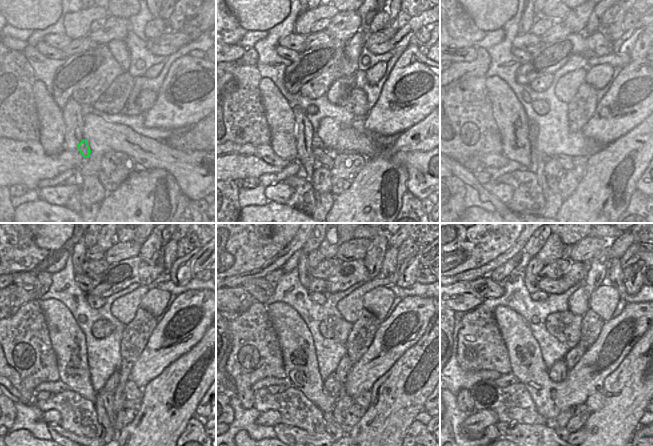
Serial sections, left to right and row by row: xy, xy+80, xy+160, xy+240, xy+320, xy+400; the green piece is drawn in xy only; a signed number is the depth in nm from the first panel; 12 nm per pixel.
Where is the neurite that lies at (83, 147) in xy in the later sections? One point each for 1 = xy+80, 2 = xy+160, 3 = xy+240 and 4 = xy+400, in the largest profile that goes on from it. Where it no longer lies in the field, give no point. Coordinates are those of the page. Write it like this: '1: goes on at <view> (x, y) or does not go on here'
1: goes on at xy+80 (322, 157)
2: goes on at xy+160 (566, 162)
3: goes on at xy+240 (132, 392)
4: goes on at xy+400 (595, 401)

